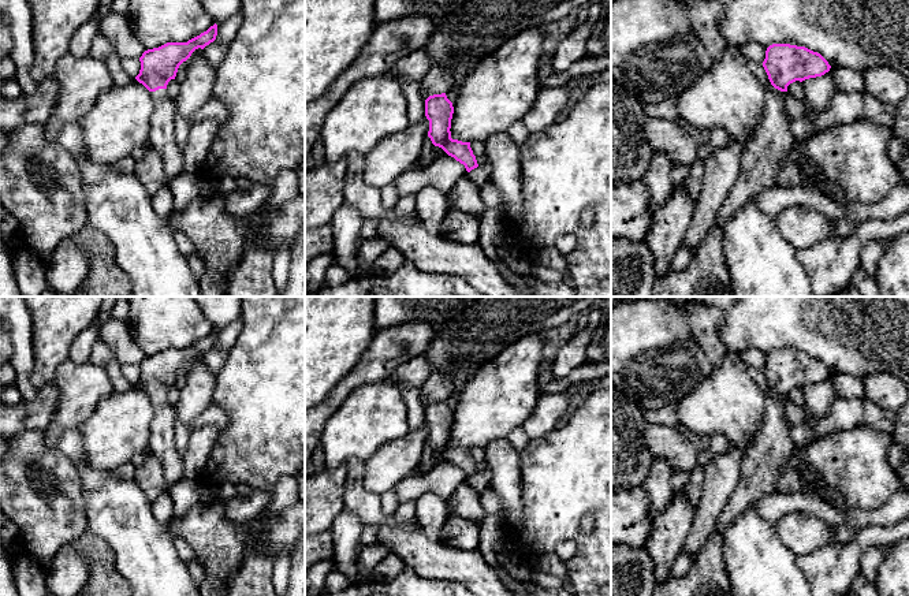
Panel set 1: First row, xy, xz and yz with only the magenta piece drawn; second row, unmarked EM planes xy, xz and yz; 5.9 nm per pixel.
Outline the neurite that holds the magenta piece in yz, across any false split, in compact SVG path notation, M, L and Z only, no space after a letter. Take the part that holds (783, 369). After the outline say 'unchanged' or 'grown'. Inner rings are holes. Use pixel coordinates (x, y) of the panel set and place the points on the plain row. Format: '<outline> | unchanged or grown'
M790 350L770 351L765 357L763 373L774 394L764 398L765 411L763 426L742 461L738 485L730 496L724 510L720 513L714 532L694 558L689 571L682 578L670 578L667 582L657 585L653 596L733 596L733 588L723 558L724 530L748 507L775 492L775 483L796 450L790 439L790 426L793 422L785 416L783 399L787 398L787 392L796 387L802 388L809 384L822 383L831 375L820 360L805 353Z | grown

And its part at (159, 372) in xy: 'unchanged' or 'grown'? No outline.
grown

